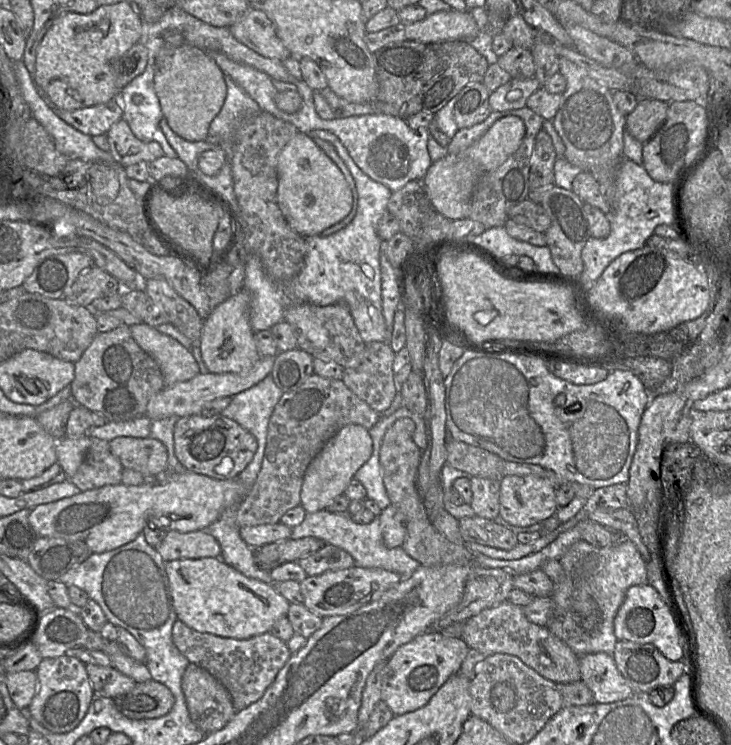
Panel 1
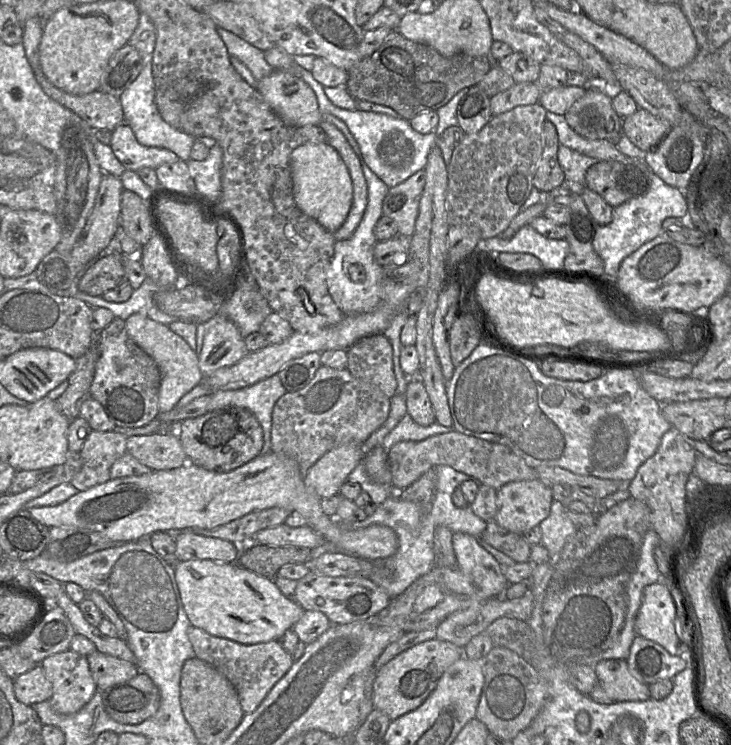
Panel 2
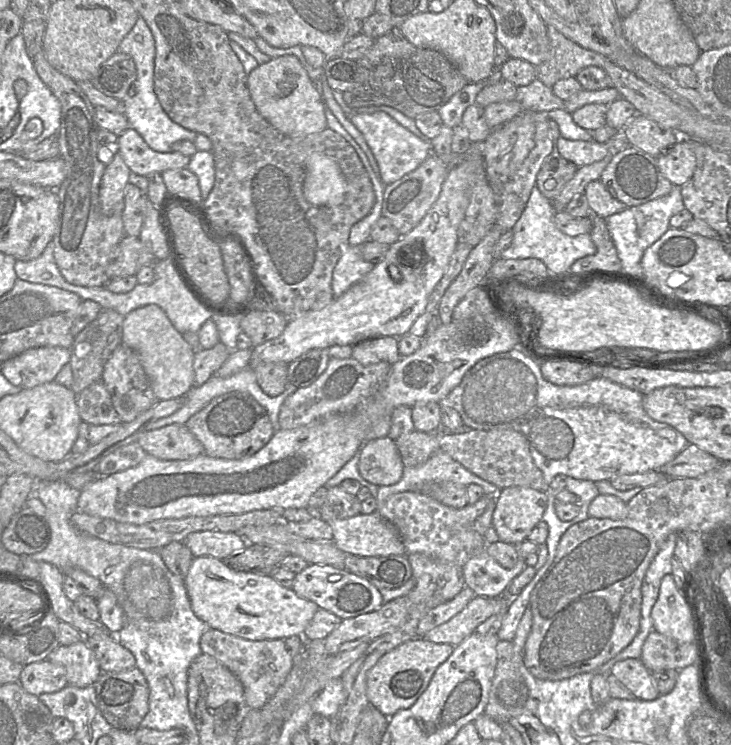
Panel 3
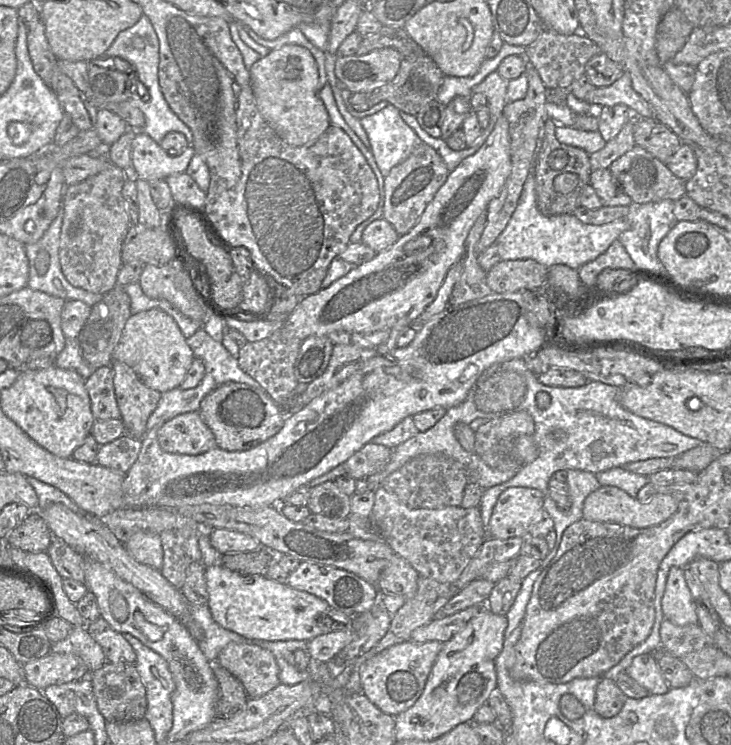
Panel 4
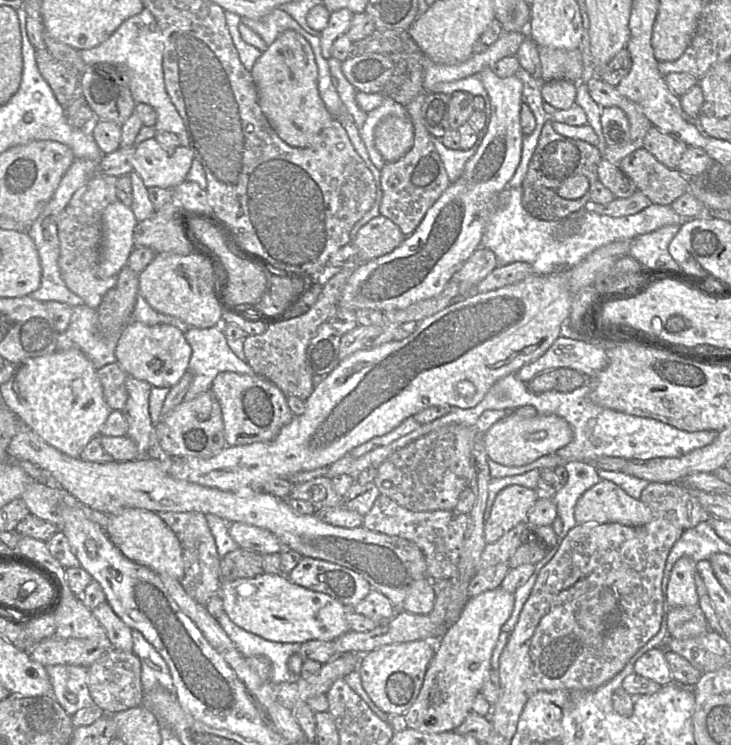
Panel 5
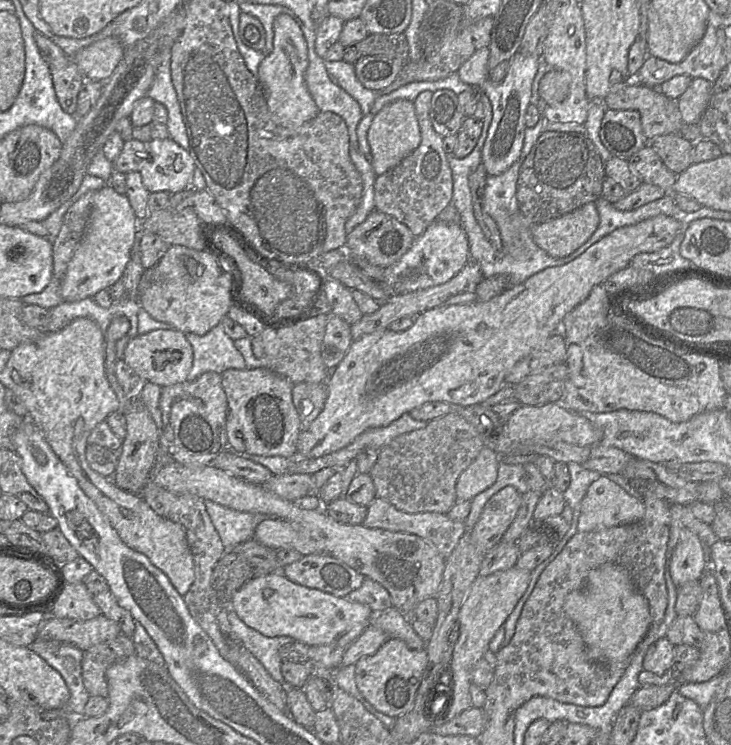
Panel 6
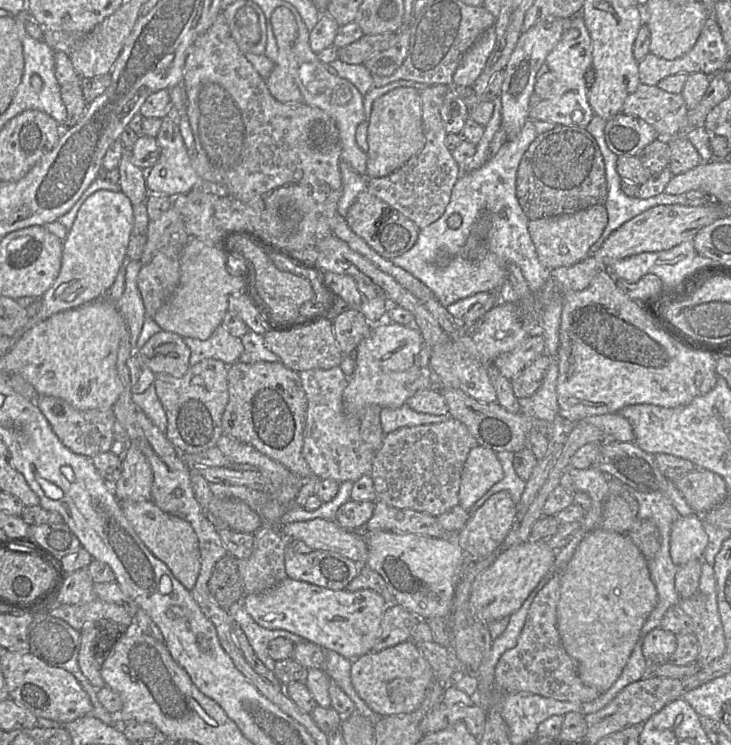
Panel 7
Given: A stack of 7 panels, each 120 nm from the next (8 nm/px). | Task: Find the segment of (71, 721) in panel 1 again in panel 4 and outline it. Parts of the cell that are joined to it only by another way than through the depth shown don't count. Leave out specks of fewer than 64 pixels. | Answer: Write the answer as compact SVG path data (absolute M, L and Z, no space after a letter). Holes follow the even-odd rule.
M86 626L73 627L67 638L52 644L51 652L78 656L90 673L106 663L101 646L89 635Z

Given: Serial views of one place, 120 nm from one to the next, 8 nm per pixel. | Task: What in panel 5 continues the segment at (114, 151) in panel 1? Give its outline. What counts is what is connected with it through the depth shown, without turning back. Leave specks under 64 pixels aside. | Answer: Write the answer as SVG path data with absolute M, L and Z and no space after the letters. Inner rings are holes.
M154 138L136 146L133 172L136 172L147 188L159 187L172 190L185 180L194 159L189 147L179 146L170 151Z

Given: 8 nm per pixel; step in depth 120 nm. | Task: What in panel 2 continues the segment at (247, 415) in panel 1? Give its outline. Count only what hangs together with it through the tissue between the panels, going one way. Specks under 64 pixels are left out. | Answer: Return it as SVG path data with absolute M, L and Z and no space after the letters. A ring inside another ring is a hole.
M274 374L251 386L236 389L214 391L207 406L207 412L225 406L236 406L249 410L260 423L263 430L263 448L261 454L270 452L272 411L276 401L287 393L278 374Z

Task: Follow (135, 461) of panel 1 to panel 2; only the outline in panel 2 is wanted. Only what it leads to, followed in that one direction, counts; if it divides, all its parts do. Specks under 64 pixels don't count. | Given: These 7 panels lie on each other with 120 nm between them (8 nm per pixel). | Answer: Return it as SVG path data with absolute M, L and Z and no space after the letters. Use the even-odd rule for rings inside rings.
M169 432L129 436L126 452L151 471L170 470L188 462L179 437Z

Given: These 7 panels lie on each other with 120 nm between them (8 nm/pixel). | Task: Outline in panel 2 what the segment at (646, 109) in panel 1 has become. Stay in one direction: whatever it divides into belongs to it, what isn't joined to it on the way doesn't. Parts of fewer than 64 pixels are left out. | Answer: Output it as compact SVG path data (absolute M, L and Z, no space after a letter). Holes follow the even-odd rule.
M641 108L622 121L622 134L645 152L654 150L664 140L670 128L666 120Z

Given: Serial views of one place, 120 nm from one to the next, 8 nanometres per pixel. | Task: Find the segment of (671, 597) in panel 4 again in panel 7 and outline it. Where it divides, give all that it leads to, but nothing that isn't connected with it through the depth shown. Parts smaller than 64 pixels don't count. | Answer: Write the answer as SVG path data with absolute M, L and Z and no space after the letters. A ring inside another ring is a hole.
M701 515L681 516L672 526L670 554L673 563L680 567L691 560L703 559L708 536Z

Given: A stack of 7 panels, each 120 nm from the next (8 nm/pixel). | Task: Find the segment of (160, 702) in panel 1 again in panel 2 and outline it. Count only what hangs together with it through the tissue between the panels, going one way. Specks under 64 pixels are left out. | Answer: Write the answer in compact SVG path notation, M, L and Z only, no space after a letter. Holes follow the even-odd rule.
M141 671L126 682L98 691L106 713L121 724L139 724L153 716L160 705L158 687Z

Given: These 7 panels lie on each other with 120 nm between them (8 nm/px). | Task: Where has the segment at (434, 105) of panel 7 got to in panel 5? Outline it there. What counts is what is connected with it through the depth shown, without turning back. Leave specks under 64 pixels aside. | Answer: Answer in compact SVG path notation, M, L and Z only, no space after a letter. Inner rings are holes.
M427 94L416 96L406 106L409 118L414 125L412 148L399 160L386 163L380 170L383 192L379 207L380 215L395 223L404 236L409 236L416 230L428 209L450 185L445 167L431 140L431 134L425 128L421 118L421 109Z

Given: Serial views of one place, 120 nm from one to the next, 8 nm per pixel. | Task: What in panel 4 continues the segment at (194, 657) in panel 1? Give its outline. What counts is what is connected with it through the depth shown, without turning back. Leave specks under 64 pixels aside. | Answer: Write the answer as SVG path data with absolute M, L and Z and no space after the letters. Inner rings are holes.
M229 643L219 653L214 665L219 665L237 678L249 698L261 697L280 684L279 669L274 655L255 644Z

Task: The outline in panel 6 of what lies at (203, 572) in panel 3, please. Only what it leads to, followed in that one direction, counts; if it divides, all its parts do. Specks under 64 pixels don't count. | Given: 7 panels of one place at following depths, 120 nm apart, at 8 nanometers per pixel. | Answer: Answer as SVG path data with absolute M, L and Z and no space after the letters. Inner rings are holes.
M281 571L248 580L233 595L230 609L264 636L288 636L308 646L337 644L342 647L348 647L363 633L372 613L366 604L294 583Z

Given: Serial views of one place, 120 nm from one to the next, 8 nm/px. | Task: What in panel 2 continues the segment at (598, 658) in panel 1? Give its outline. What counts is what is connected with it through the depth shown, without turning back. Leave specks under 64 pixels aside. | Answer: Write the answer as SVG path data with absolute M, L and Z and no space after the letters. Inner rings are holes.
M602 660L594 666L594 671L599 684L616 702L650 699L649 685L631 674L626 660Z

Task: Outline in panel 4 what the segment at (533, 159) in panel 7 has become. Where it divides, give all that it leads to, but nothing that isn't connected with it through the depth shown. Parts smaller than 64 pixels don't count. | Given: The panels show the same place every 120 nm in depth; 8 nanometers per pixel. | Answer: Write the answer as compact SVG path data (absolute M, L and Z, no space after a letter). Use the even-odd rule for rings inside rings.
M550 118L546 120L544 139L534 167L535 177L535 200L538 210L547 216L573 214L579 207L579 196L582 188L589 184L591 173L590 155L583 149L563 144L556 137L556 125ZM564 173L574 173L578 176L578 185L568 194L561 194L554 189L554 179Z

